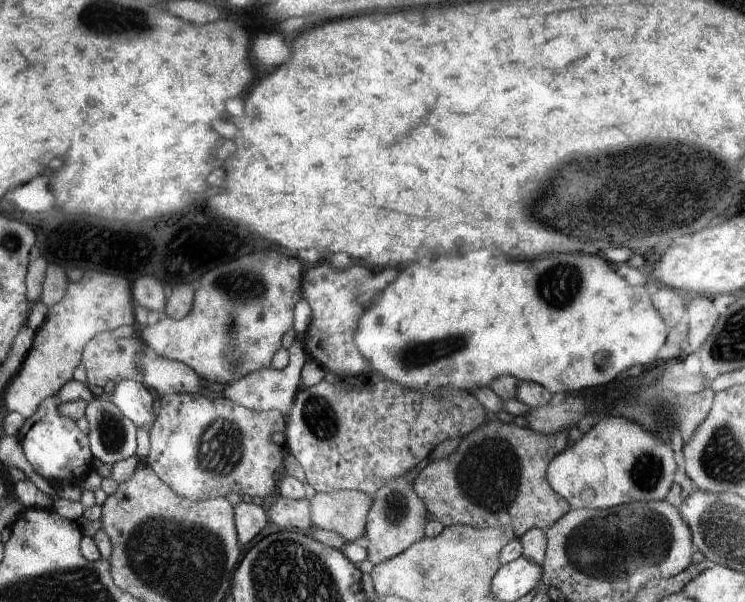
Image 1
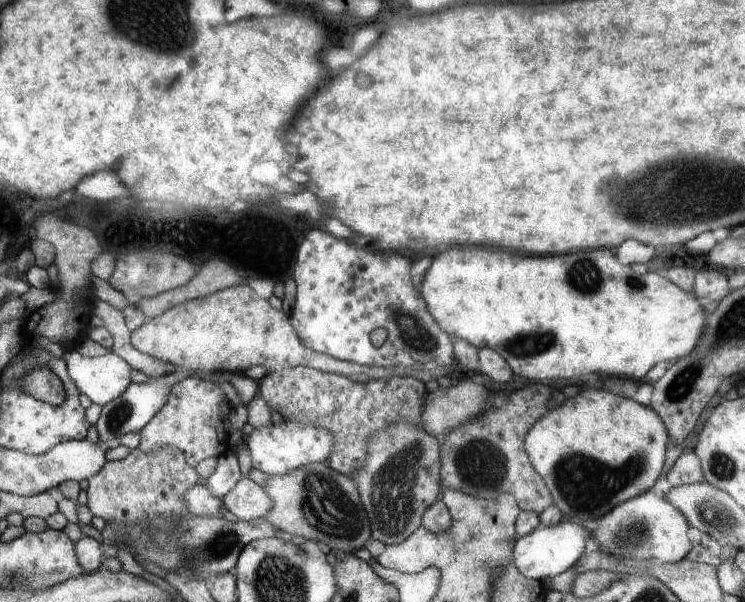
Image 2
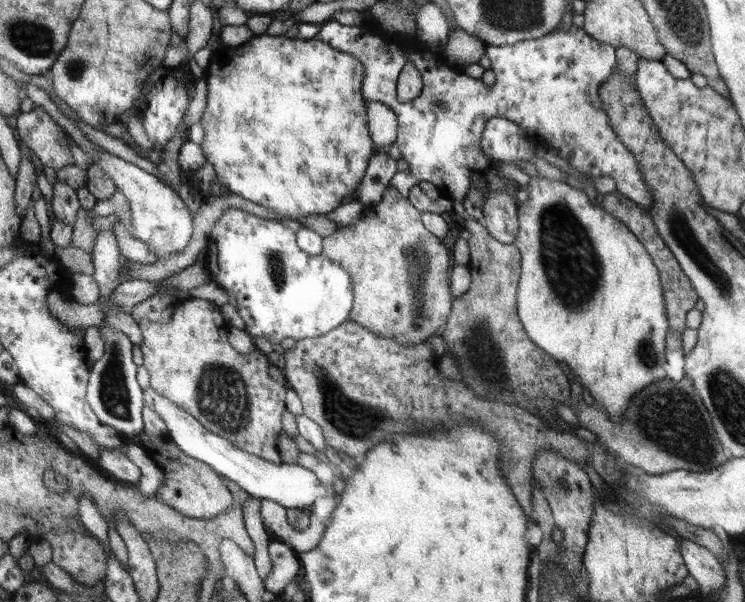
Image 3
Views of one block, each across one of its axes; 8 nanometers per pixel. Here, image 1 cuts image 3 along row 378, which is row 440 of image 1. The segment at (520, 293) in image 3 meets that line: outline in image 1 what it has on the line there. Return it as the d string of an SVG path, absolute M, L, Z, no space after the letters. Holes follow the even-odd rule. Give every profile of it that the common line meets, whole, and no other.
M603 416L595 420L593 428L585 432L573 446L557 454L547 466L547 484L555 494L567 500L571 510L609 510L629 502L663 502L673 484L673 474L677 466L673 462L673 450L659 438L643 430L625 418Z

